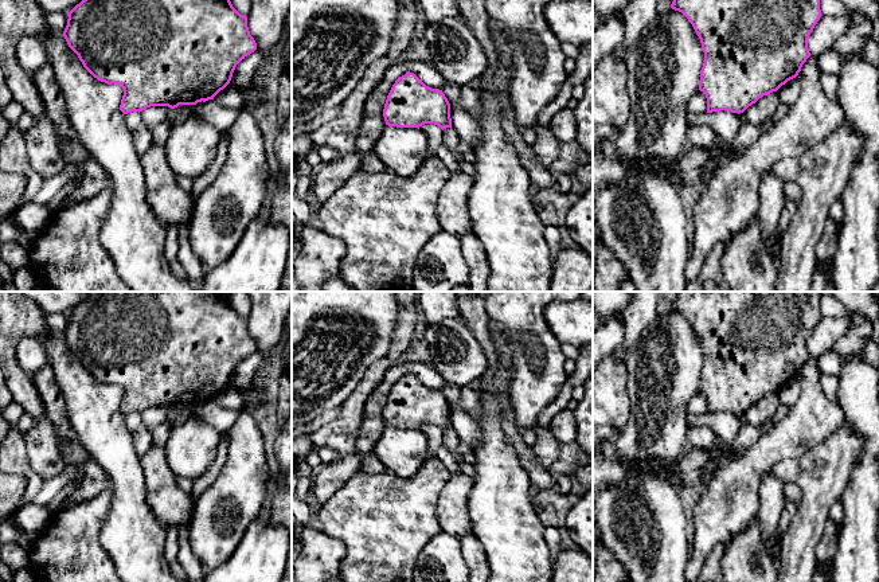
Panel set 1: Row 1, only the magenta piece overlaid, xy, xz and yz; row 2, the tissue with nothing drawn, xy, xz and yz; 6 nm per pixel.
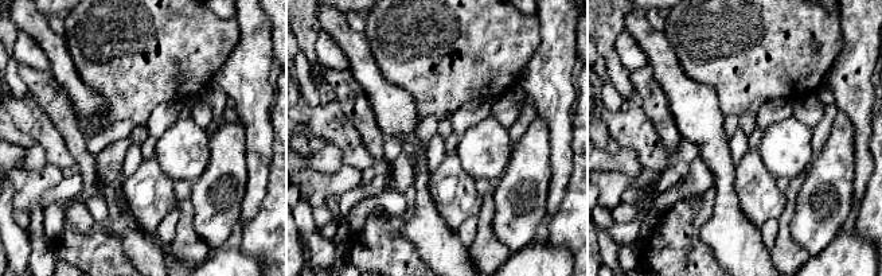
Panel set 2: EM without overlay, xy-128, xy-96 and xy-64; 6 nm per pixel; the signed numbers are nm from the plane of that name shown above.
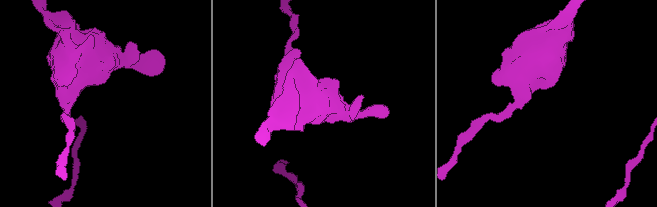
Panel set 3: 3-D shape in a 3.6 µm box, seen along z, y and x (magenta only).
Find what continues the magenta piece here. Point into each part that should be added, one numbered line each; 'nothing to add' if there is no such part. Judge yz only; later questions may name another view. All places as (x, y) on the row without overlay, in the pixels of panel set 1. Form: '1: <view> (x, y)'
1: yz (756, 416)

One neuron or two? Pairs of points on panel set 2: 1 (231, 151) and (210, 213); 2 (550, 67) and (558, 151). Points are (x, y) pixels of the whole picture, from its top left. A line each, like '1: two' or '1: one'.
1: one
2: one

